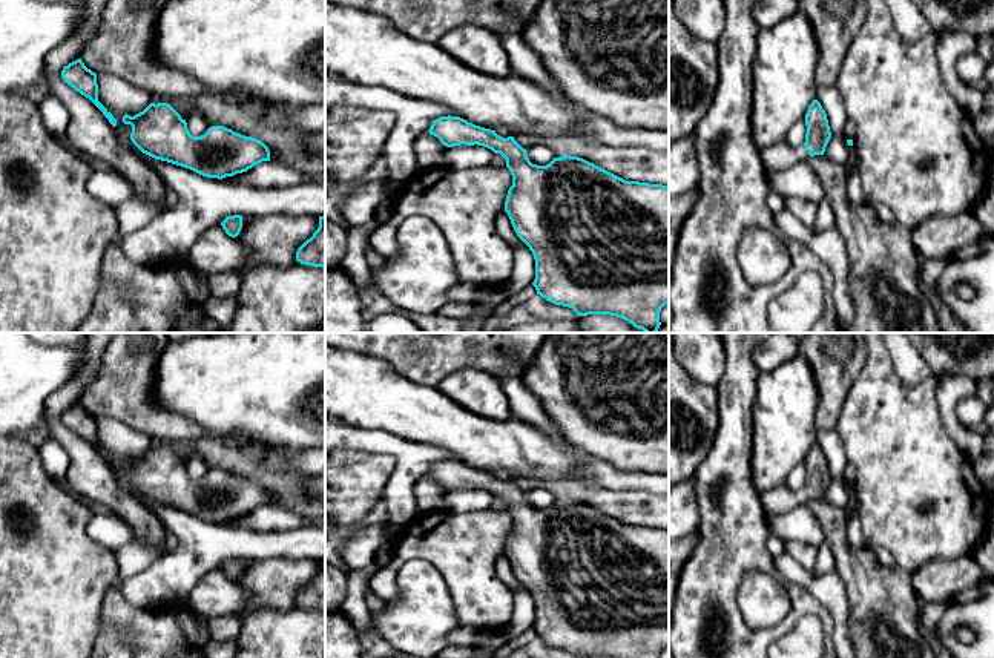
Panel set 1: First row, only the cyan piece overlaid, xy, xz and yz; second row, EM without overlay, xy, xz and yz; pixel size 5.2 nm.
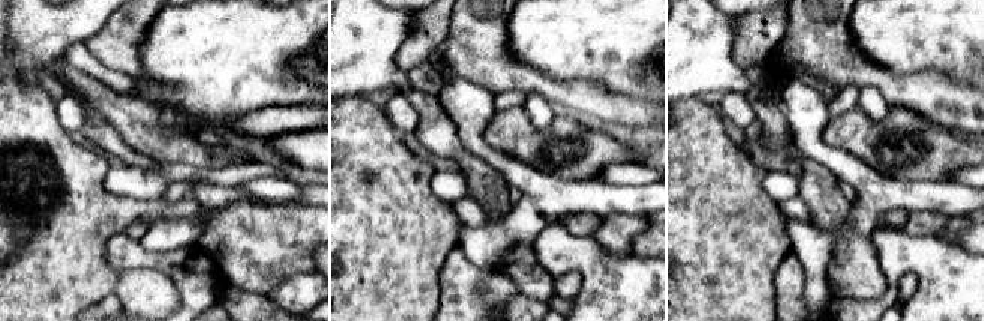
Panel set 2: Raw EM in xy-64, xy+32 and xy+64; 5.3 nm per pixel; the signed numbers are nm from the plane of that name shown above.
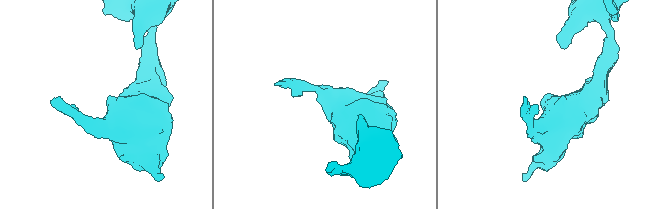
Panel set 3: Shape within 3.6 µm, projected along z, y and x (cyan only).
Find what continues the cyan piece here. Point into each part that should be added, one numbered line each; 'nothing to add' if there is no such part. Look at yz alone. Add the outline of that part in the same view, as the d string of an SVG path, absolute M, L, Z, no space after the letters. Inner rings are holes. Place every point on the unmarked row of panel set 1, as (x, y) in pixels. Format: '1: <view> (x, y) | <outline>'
1: yz (778, 500) | M785 485L762 492L759 498L767 518L776 514L785 514L810 502L808 494L804 488L799 491L792 491Z

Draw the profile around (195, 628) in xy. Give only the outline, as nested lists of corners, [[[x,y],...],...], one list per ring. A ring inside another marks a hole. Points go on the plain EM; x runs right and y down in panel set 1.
[[[175,598],[167,606],[172,609],[172,620],[179,624],[186,641],[193,647],[202,649],[210,640],[207,620],[190,609],[187,598]]]

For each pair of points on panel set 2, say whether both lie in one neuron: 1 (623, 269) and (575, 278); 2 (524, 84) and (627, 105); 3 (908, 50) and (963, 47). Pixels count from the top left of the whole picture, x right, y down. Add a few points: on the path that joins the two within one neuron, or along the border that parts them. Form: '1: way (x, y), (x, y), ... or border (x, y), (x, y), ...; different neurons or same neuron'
1: border (584, 278), (575, 270), (567, 270), (554, 281); different neurons
2: way (549, 89), (582, 95), (602, 102); same neuron
3: way (921, 45), (950, 44); same neuron

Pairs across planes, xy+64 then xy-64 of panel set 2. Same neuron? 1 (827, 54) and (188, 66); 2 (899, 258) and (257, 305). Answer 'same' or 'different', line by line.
1: different
2: different

